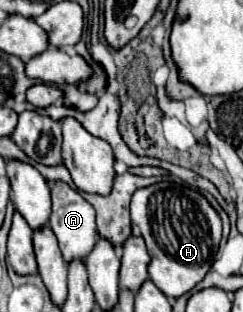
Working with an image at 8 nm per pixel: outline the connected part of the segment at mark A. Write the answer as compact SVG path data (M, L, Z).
M54 183L52 187L52 217L50 217L50 229L54 231L62 257L66 263L72 261L82 261L90 255L98 241L98 231L96 231L96 213L94 207L74 189L70 189L66 183Z

